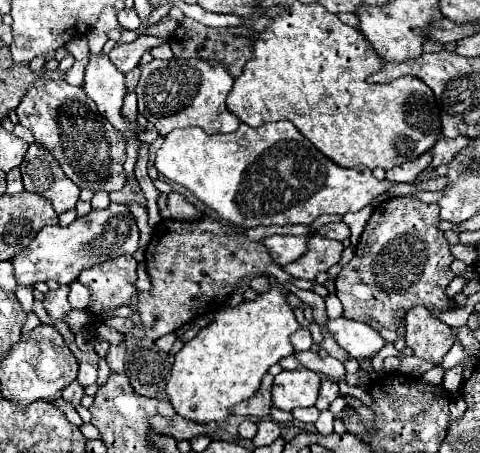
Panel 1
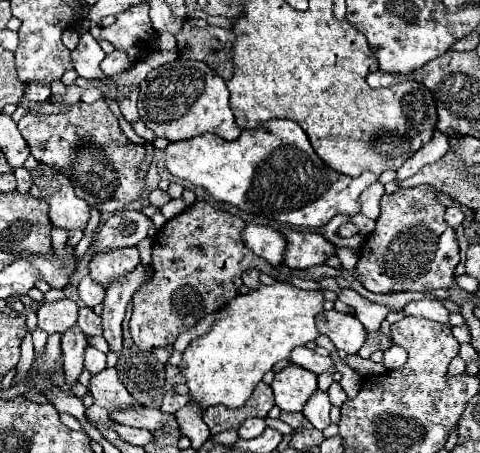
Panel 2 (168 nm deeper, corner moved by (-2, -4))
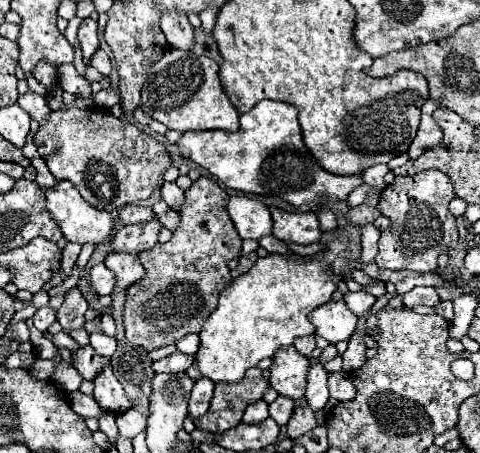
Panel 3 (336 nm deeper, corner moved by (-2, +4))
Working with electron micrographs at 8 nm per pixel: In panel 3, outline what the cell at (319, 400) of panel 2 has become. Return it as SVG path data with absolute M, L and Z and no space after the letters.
M320 364L310 366L310 370L308 370L308 384L306 384L306 396L304 398L306 398L308 406L314 412L324 410L324 406L326 406L326 402L330 398L326 380L328 380L328 372Z

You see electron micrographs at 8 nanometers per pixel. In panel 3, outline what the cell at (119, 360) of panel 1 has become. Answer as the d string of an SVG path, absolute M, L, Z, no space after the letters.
M116 252L116 254L108 254L106 260L104 260L106 268L110 268L116 276L116 292L120 290L126 290L128 286L132 286L136 280L142 280L146 270L144 266L140 264L138 256L134 254L122 254L122 252Z

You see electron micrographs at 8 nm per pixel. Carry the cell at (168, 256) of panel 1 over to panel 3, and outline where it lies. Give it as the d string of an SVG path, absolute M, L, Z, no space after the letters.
M200 176L190 190L186 190L186 200L180 206L180 226L172 232L172 240L166 244L156 244L152 250L144 250L138 254L142 266L146 268L146 276L132 284L126 290L126 308L124 308L124 330L126 338L132 344L138 344L146 350L156 350L166 344L174 344L182 336L190 332L200 332L202 322L212 314L218 304L220 292L232 282L228 262L238 260L242 256L242 238L238 236L230 214L226 212L228 194L210 178Z

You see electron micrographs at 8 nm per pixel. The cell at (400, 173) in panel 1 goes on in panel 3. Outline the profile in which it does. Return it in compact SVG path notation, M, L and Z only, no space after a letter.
M428 100L424 106L422 106L422 122L420 122L420 128L418 128L418 134L416 138L412 140L410 144L410 150L408 150L408 156L410 158L418 158L422 152L426 152L428 148L440 144L442 140L442 130L440 126L434 122L432 118L432 112L436 110L436 102L434 100Z

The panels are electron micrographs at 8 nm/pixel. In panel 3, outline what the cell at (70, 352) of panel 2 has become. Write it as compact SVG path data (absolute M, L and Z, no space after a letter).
M78 288L68 290L64 304L60 306L60 310L56 314L60 326L64 328L64 332L68 332L68 330L82 330L84 324L86 324L86 318L84 318L86 310L88 310L88 302L80 294L80 290Z

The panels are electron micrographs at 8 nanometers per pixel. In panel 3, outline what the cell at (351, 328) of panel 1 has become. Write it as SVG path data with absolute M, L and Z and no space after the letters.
M344 300L326 302L318 310L310 312L310 322L316 326L316 336L322 336L330 344L350 340L356 330L356 316L346 308Z

